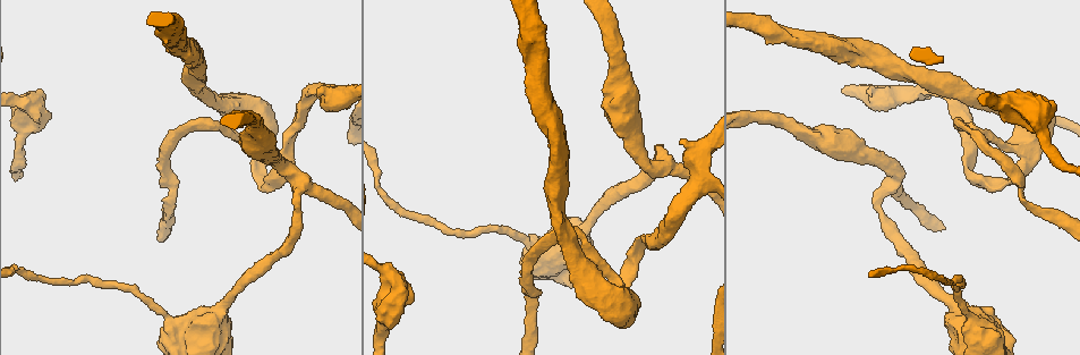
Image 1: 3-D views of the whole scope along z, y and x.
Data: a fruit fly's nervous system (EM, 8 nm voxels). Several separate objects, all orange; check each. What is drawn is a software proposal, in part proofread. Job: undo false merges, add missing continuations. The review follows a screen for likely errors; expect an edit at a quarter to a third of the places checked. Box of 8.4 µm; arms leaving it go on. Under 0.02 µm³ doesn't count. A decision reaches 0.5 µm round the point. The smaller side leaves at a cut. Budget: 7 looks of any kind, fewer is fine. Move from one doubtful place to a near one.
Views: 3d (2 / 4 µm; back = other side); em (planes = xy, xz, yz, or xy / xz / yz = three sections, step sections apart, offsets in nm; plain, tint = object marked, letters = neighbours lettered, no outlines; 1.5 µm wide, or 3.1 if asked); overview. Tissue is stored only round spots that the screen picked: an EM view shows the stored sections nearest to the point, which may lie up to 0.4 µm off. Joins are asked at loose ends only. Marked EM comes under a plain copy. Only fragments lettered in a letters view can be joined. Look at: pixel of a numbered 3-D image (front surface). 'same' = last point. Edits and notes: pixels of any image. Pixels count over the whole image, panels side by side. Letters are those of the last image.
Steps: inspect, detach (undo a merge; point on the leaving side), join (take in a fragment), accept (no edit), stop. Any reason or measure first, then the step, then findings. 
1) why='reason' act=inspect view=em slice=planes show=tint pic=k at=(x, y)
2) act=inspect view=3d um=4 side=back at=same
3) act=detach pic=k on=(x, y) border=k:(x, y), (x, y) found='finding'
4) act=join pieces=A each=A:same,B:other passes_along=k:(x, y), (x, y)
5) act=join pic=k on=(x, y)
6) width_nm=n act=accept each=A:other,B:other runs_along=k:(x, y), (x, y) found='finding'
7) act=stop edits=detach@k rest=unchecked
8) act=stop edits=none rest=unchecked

why='sharp bend' act=inspect view=em slice=xy step=8 show=tint pic=1 at=(958, 123)

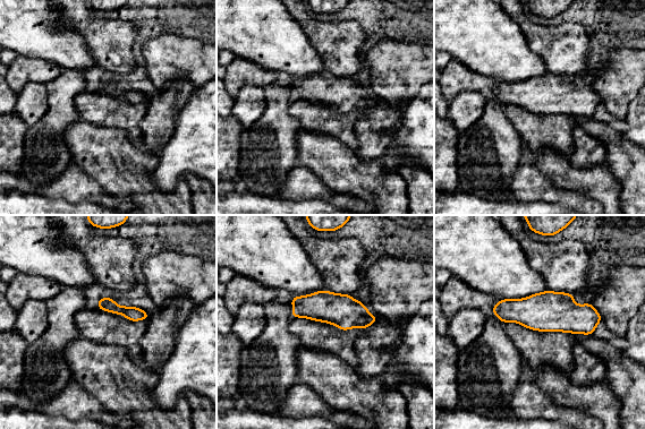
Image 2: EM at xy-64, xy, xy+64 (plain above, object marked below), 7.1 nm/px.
act=inspect view=em slice=yz step=8 show=letters at=same

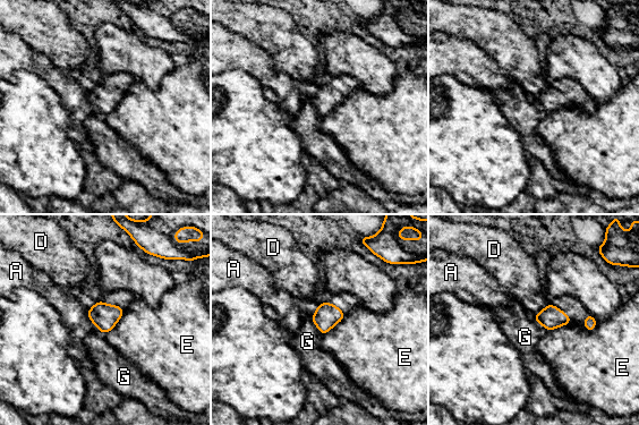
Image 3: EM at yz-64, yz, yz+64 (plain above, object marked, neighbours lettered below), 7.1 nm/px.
act=accept each=A:other,D:other,E:other,G:other border=3:(86, 311), (87, 317), (103, 334) found='all the same cell'

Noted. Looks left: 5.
why='thin neck' act=inspect view=em slice=planes show=letters pic=1 at=(537, 295)

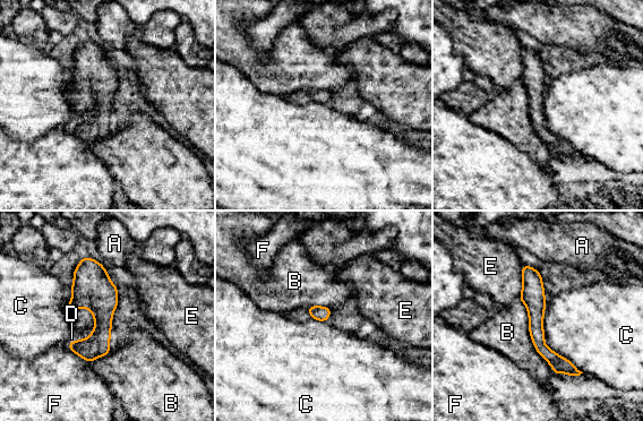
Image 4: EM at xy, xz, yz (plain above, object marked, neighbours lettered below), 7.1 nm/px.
width_nm=100 act=accept each=A:other,B:other,C:other,D:other,E:other,F:other runs_along=4:(524, 268), (538, 343), (576, 372) found='all the same cell'

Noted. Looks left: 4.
why='arms part here' act=inspect view=em slice=xy step=8 show=tint pic=1 at=(1029, 148)

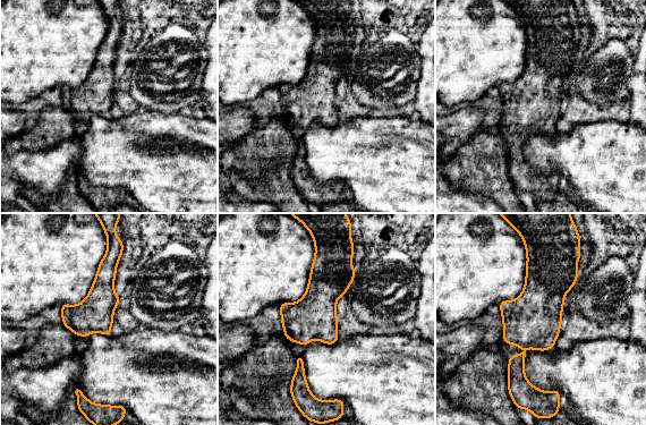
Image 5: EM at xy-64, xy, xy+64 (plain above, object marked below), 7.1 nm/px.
act=inspect view=em slice=planes show=letters at=same

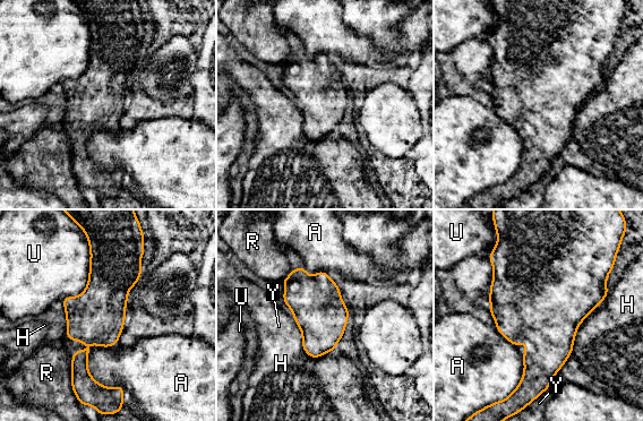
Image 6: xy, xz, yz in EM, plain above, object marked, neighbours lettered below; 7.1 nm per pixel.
longest_contact=H:550nm act=accept each=A:other,H:other,R:other,U:other,Y:other border=6:(597, 306), (557, 372) found='one cell here'

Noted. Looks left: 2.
act=stop edits=none rest=unchecked

